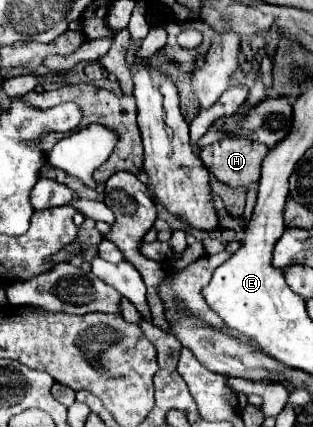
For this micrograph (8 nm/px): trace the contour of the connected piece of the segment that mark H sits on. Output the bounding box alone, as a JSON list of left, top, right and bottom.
[201,137,263,187]

